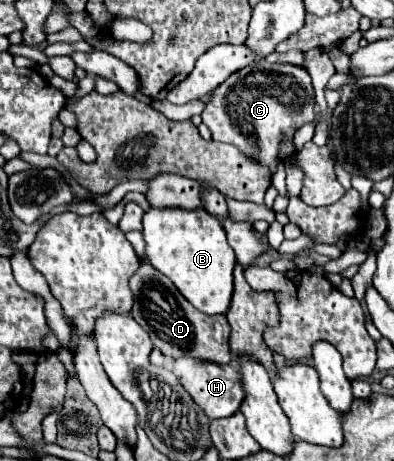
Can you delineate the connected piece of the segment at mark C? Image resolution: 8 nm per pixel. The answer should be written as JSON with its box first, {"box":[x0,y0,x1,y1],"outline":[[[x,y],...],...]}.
{"box":[203,60,315,172],"outline":[[[267,60],[255,62],[237,74],[231,74],[219,90],[213,90],[213,102],[203,110],[203,122],[211,130],[213,140],[227,142],[257,158],[275,172],[277,146],[281,134],[295,134],[295,130],[315,118],[315,92],[307,70],[289,64],[269,64]]]}

